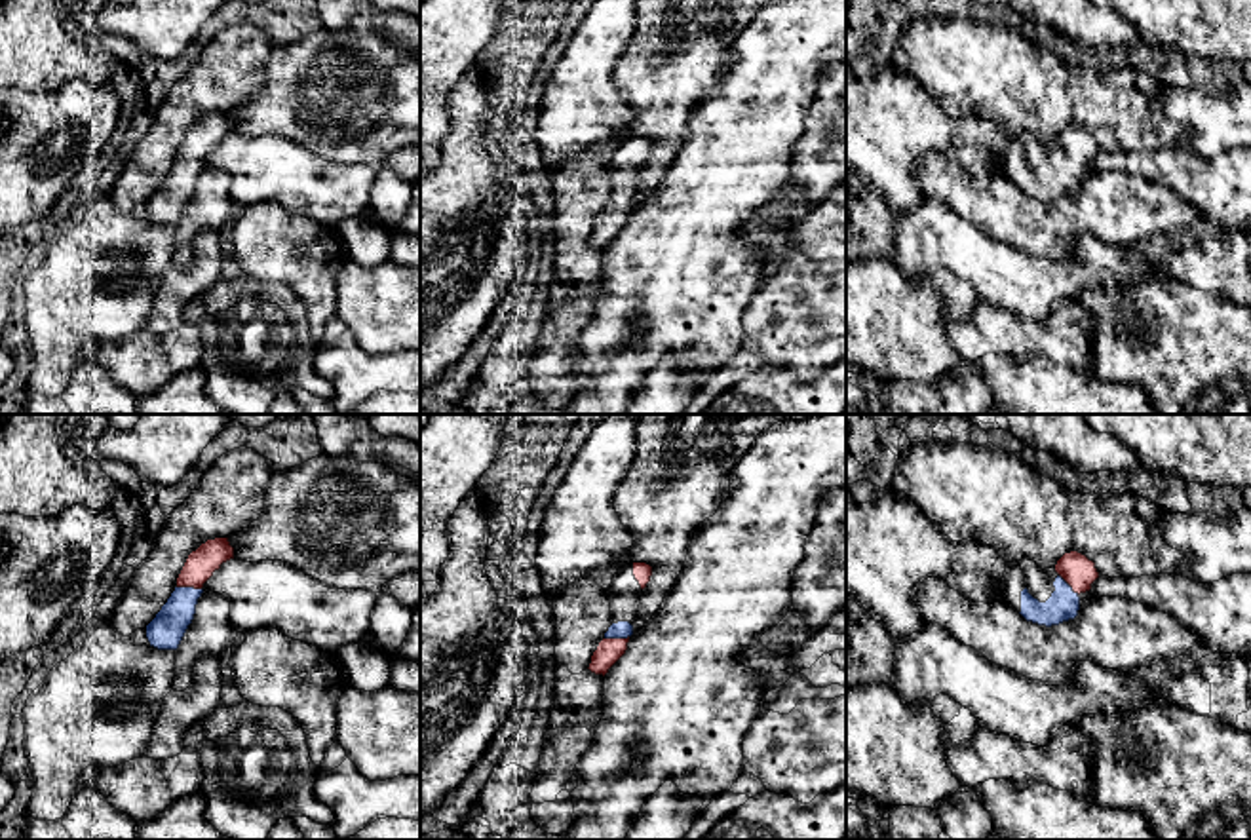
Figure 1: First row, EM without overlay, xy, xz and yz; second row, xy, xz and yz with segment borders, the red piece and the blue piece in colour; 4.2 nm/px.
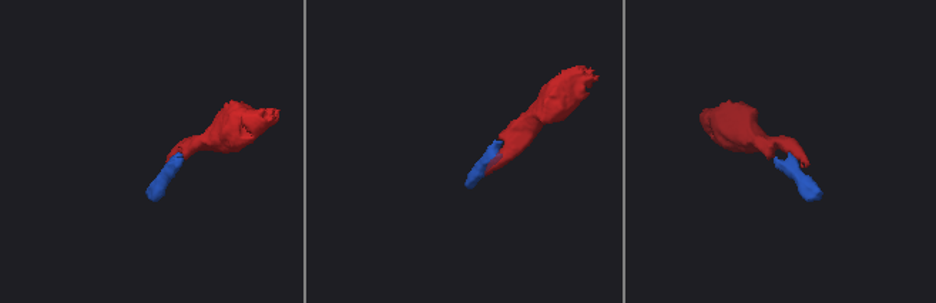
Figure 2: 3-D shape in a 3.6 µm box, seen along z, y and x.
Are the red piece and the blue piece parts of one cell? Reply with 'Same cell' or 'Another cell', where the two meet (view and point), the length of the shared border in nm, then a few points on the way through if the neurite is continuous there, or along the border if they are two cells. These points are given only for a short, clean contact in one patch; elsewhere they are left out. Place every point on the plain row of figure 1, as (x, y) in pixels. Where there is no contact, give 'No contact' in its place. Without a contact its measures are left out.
Same cell. Touches red at xy (189, 160). Shared border 110 nm. Path across: xy (200, 139), (189, 160), (166, 206)

